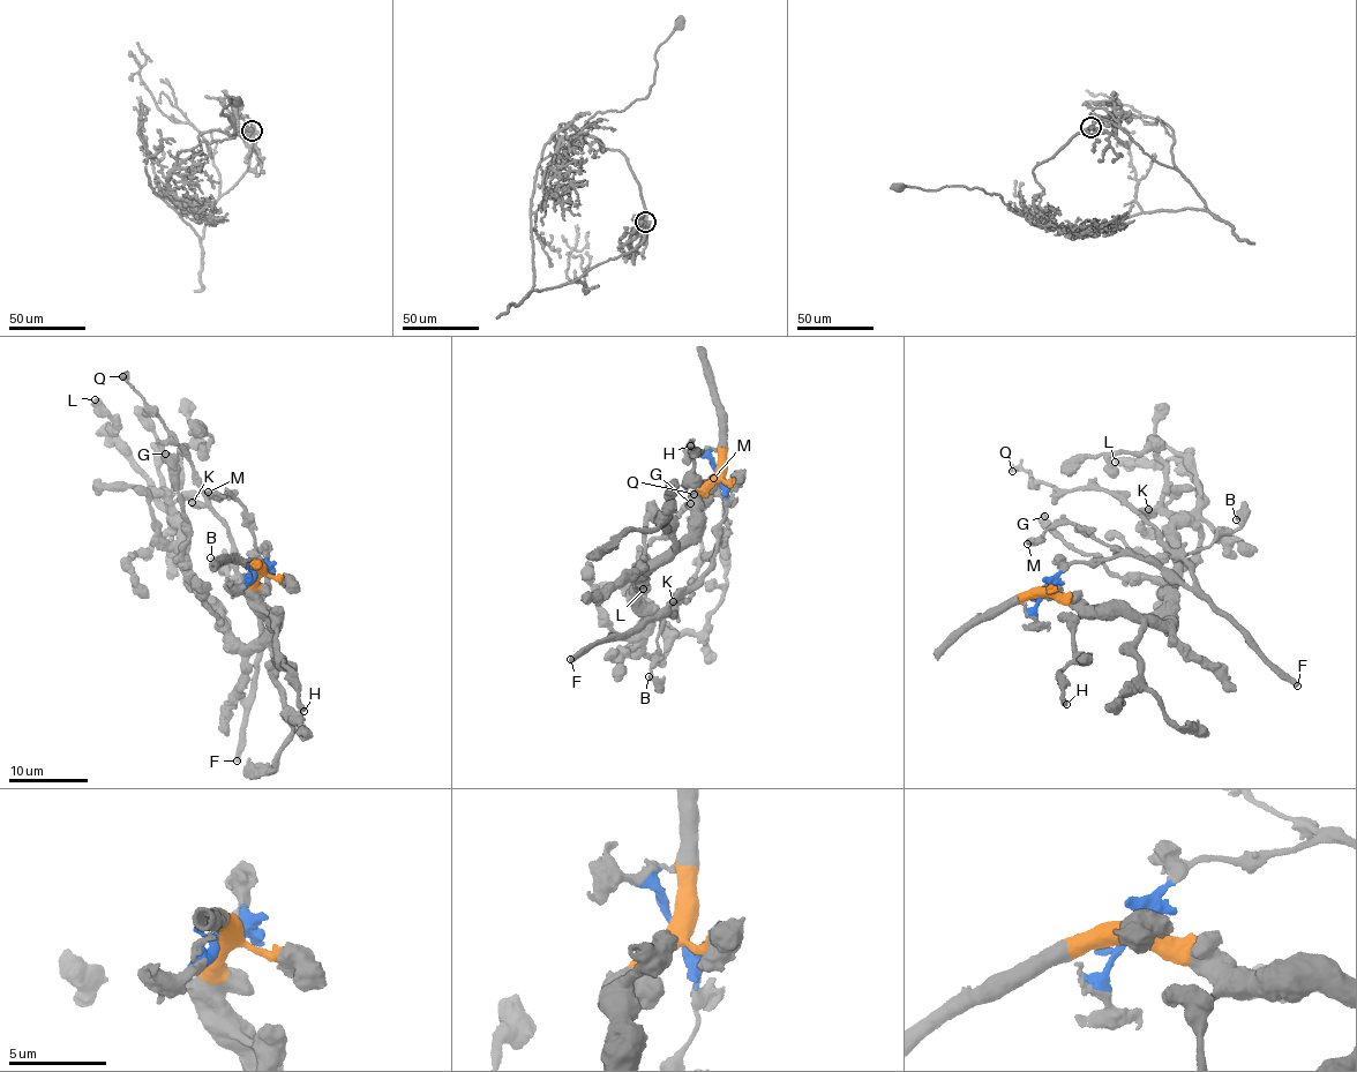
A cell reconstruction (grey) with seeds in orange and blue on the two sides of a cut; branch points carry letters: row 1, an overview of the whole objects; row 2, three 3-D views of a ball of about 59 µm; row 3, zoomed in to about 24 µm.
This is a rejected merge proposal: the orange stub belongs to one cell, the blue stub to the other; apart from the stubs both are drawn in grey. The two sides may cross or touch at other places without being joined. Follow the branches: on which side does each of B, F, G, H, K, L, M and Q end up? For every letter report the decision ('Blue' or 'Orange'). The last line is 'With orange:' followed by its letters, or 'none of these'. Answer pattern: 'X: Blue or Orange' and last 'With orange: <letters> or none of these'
B: Blue
F: Blue
G: Orange
H: Orange
K: Blue
L: Orange
M: Blue
Q: Blue
With orange: G, H, L

